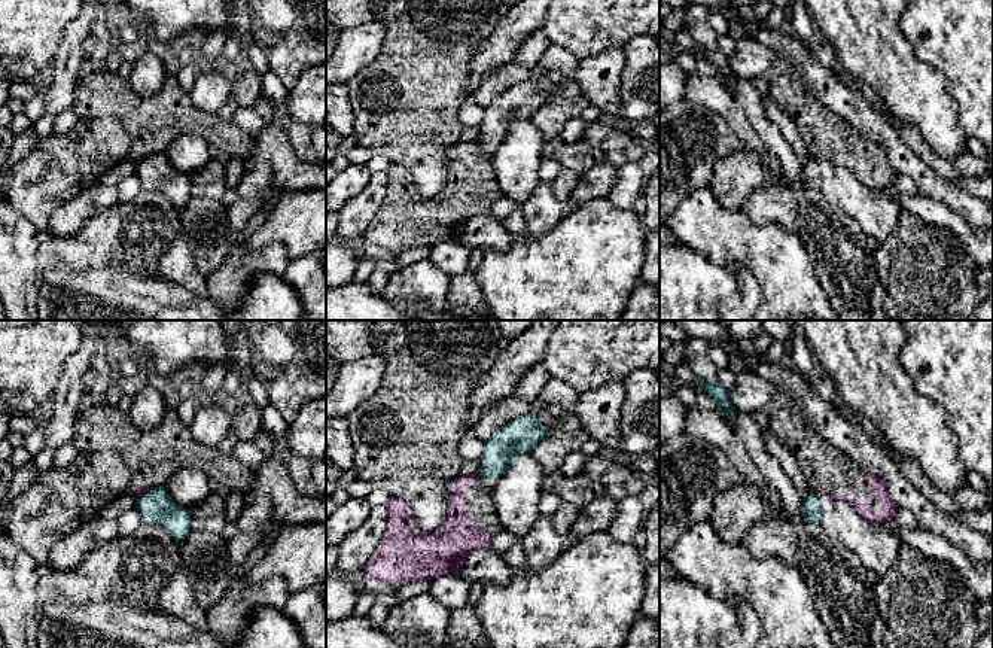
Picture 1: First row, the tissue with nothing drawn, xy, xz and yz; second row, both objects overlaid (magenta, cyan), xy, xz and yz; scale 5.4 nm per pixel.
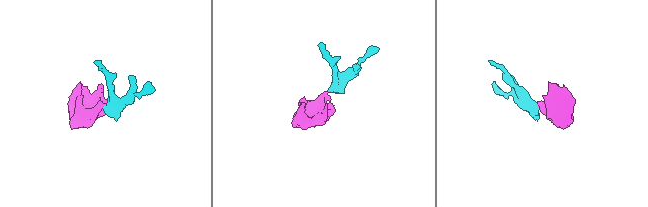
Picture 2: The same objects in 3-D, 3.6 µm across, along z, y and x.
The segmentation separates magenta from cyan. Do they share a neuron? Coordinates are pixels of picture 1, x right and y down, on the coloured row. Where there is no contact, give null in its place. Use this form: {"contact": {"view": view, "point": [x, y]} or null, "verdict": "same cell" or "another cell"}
{"contact": {"view": "xy", "point": [145, 492]}, "verdict": "another cell"}

